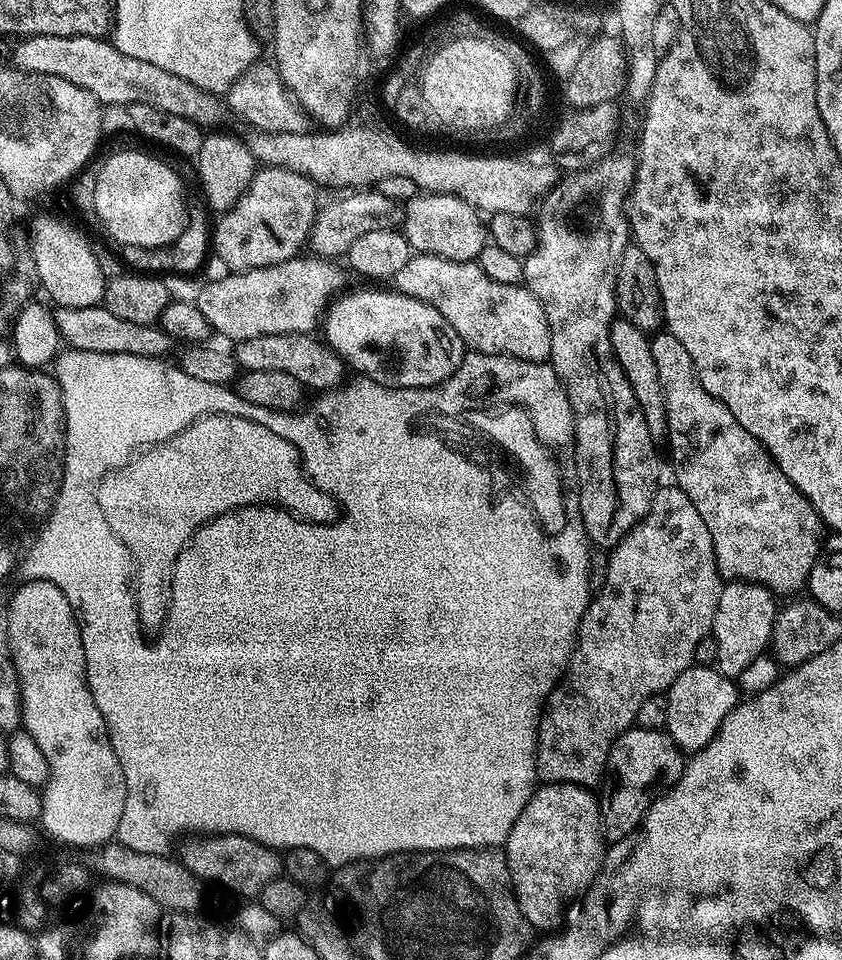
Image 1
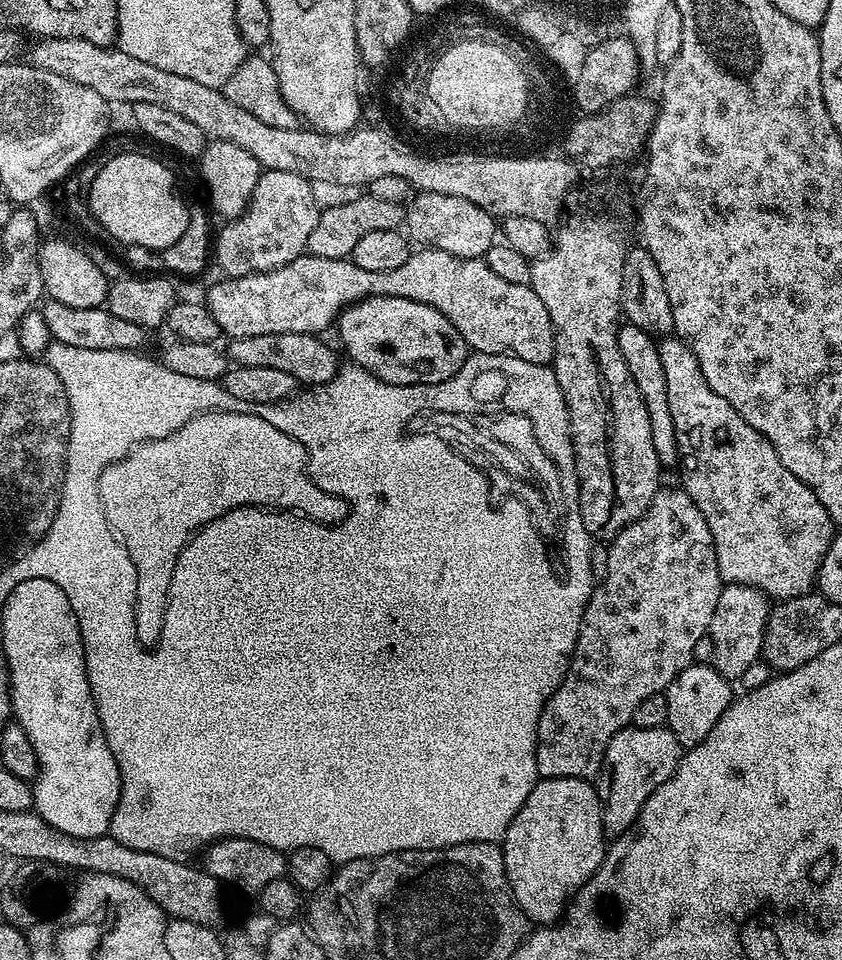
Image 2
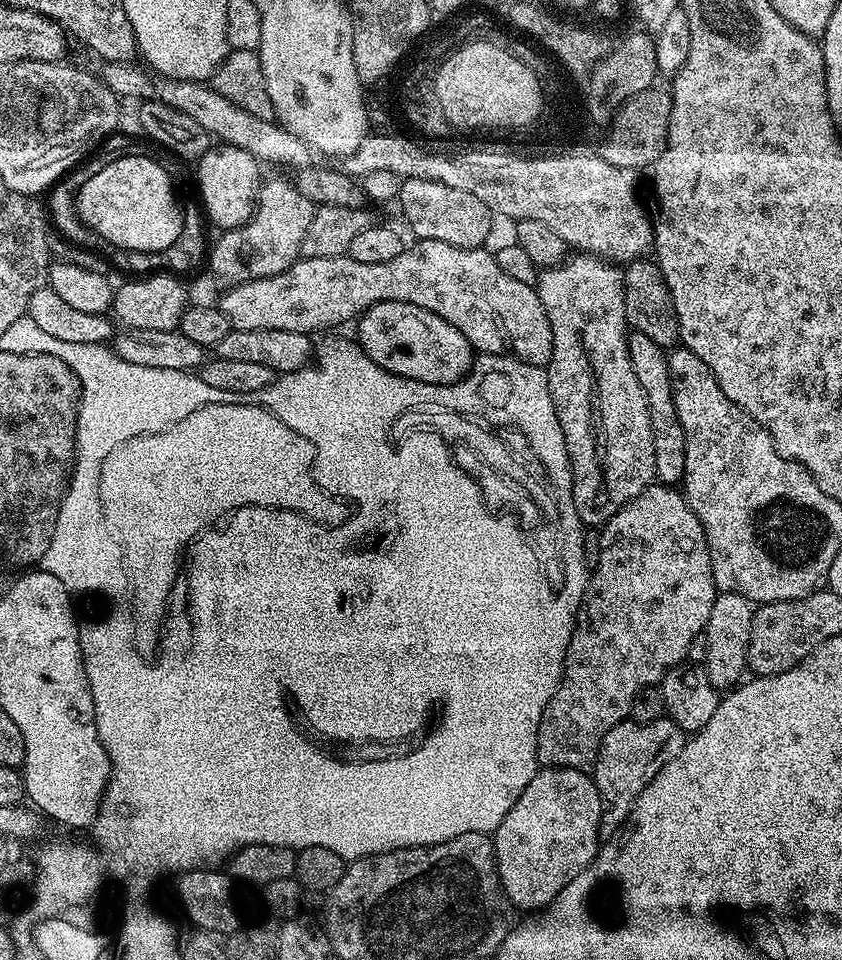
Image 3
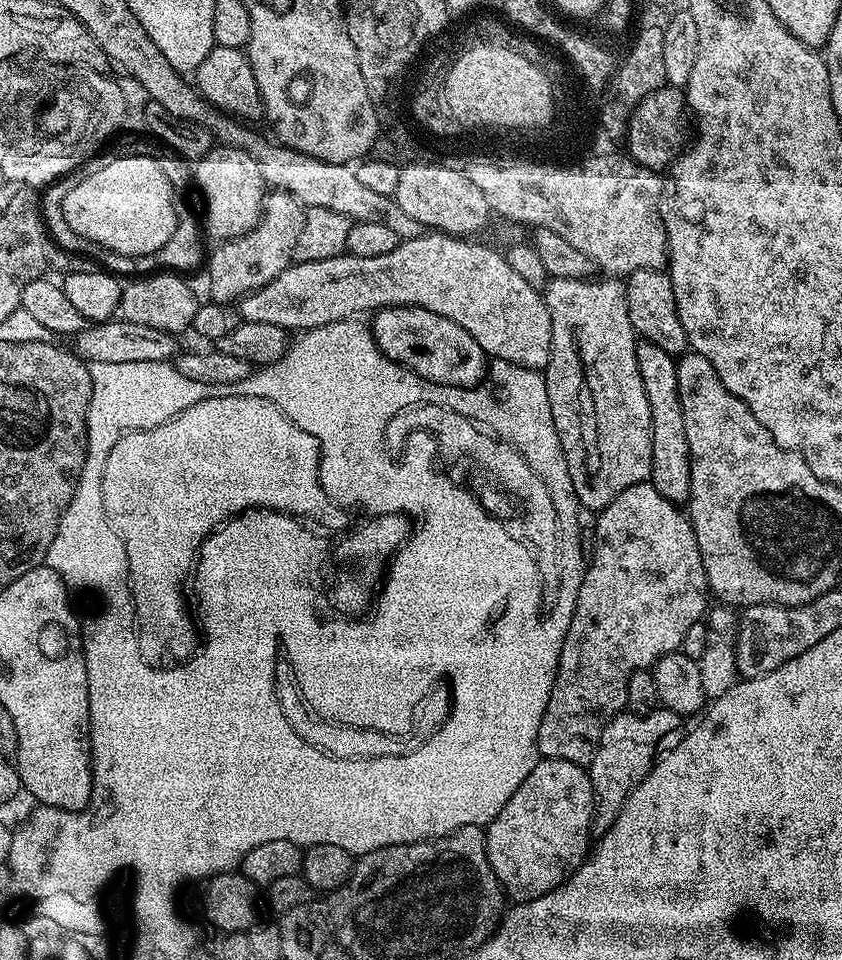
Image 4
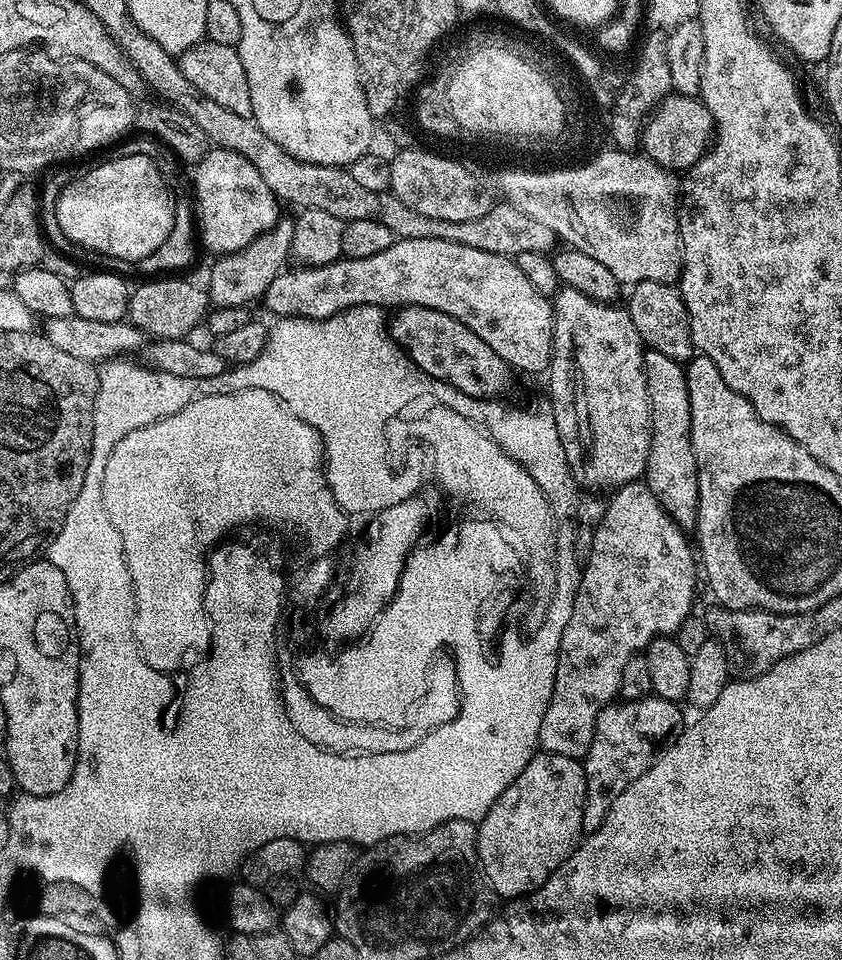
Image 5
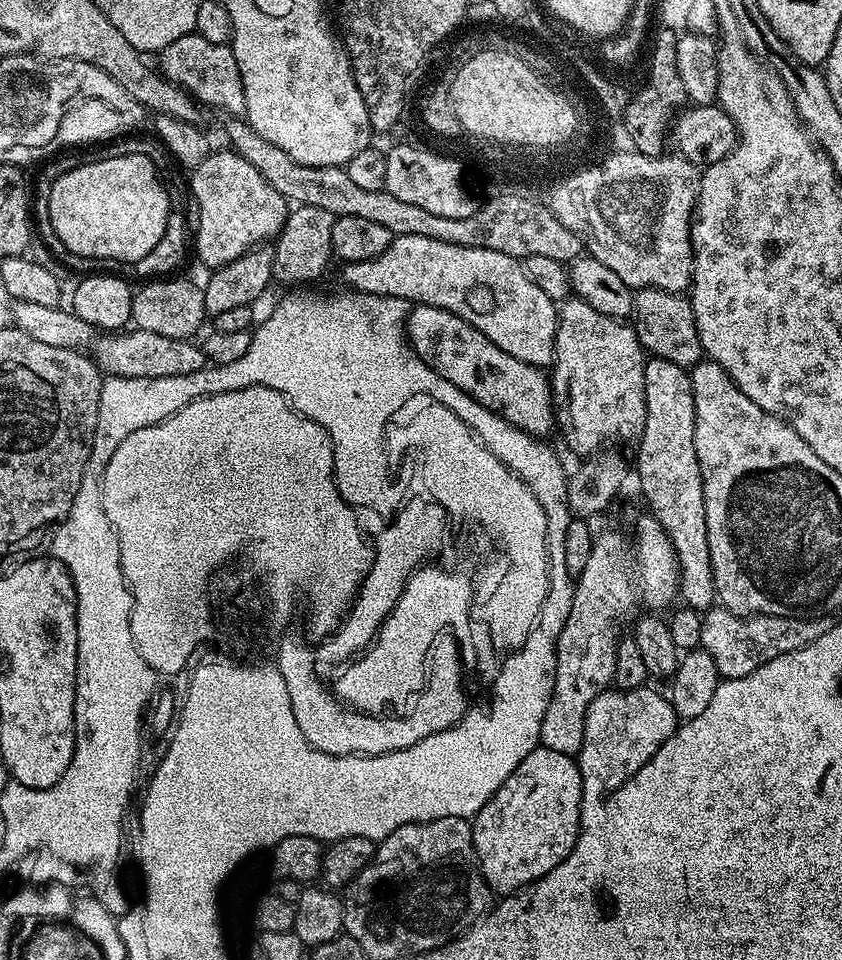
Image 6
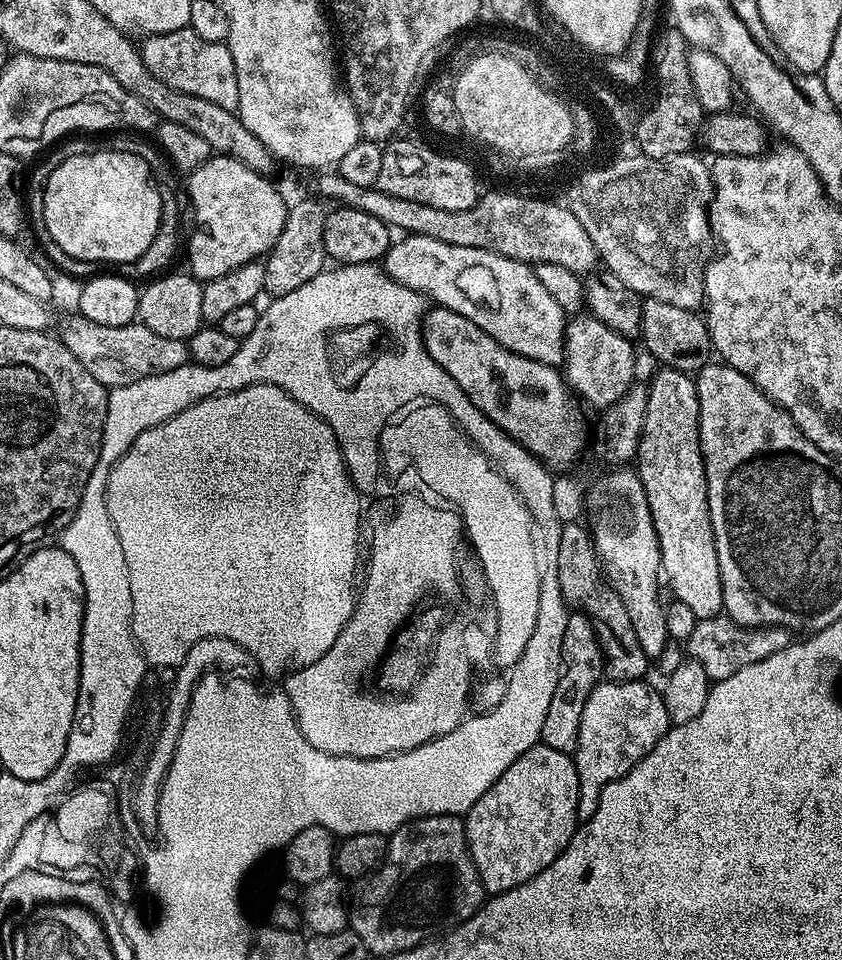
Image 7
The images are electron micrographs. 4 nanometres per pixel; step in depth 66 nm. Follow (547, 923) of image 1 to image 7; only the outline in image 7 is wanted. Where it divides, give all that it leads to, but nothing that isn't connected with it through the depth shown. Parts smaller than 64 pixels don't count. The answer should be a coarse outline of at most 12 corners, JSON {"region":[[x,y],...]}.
{"region":[[526,750],[463,817],[485,893],[576,832],[575,759]]}

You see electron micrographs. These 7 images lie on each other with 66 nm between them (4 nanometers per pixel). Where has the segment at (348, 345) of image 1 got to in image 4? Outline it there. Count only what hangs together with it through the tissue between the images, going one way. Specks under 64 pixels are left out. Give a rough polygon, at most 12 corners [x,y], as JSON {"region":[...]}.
{"region":[[382,308],[380,352],[435,384],[474,388],[489,357],[458,322]]}

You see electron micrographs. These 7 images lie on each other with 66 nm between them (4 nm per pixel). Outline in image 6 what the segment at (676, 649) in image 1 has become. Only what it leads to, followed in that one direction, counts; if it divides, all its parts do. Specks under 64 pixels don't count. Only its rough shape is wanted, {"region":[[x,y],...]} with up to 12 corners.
{"region":[[650,514],[599,533],[556,643],[540,744],[579,757],[620,620],[680,590]]}

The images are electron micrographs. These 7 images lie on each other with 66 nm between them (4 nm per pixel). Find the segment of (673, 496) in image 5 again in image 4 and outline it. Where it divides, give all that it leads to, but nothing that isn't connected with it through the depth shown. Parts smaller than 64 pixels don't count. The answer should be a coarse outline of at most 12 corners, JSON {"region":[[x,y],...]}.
{"region":[[637,339],[652,423],[650,483],[673,502],[690,490],[676,360]]}

